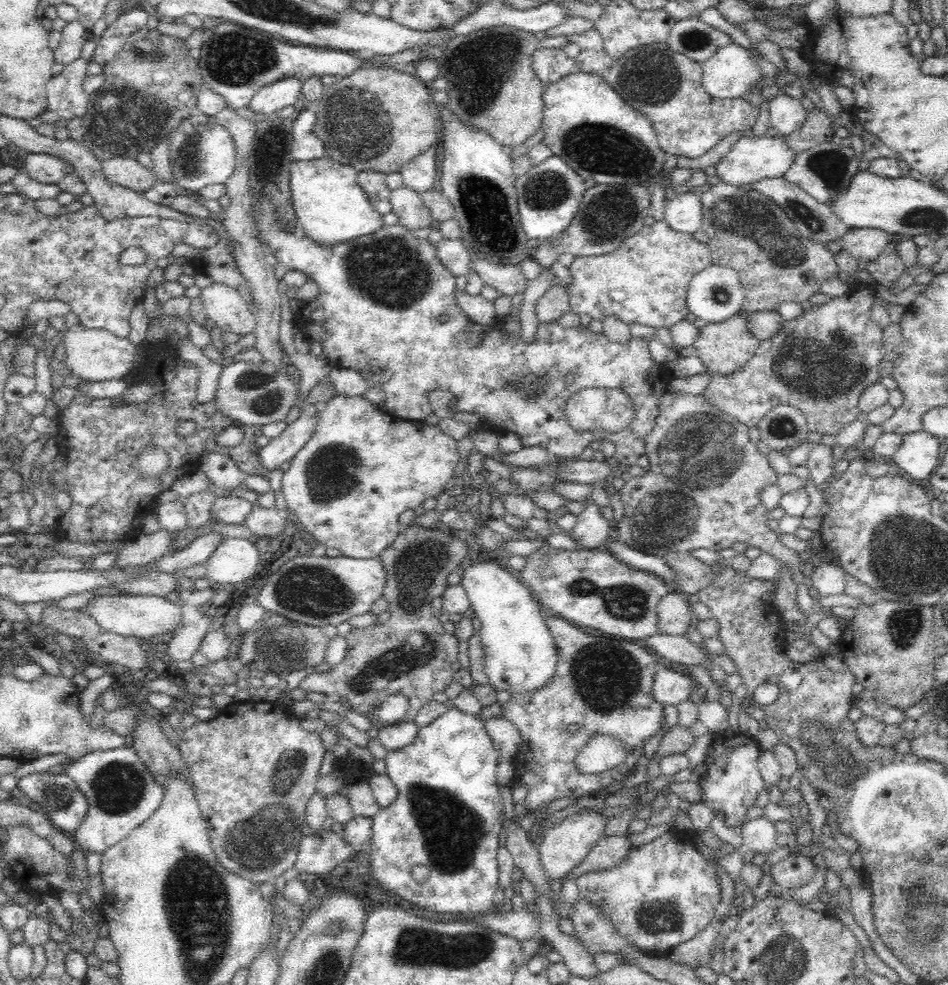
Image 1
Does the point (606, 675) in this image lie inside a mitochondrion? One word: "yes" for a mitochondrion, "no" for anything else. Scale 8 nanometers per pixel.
yes

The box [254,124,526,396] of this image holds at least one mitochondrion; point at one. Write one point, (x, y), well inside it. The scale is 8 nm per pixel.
(389, 272)

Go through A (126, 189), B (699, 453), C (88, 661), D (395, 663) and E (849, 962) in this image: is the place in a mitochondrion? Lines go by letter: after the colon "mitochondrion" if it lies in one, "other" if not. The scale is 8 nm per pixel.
A: other
B: mitochondrion
C: other
D: mitochondrion
E: other

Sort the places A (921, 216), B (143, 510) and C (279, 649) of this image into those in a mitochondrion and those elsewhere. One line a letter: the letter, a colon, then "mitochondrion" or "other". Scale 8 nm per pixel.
A: mitochondrion
B: other
C: mitochondrion

